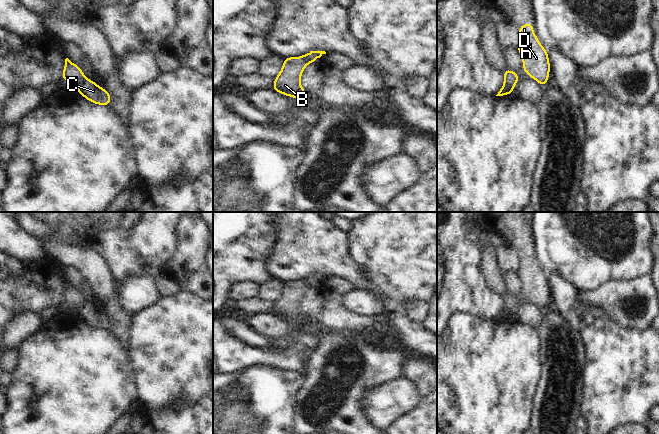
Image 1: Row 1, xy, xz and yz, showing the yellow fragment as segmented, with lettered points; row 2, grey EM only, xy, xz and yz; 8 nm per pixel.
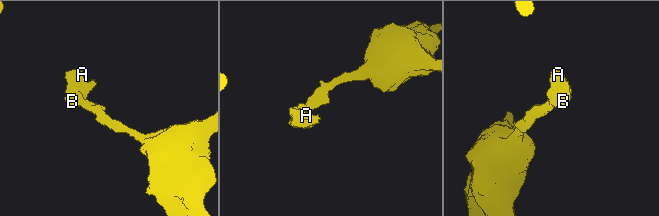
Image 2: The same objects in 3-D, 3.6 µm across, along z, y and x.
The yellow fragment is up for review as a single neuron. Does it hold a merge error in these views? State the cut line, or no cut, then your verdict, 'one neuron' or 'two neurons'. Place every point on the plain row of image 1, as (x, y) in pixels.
xy (84, 304), (78, 315) | two neurons

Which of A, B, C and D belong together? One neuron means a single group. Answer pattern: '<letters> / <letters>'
A B D / C

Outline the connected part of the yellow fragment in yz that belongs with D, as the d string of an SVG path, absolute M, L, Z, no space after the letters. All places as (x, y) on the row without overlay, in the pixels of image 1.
M533 246L519 249L518 276L523 285L524 296L540 309L547 309L550 297L550 286L547 274L540 268L534 254Z

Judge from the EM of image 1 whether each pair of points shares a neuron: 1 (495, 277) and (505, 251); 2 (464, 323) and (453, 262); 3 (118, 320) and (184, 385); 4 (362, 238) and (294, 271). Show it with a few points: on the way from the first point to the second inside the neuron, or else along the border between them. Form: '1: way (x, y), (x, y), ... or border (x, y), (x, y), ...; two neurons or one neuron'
1: border (494, 248), (497, 267), (502, 276); two neurons
2: border (484, 320), (466, 313), (455, 313), (447, 324); two neurons
3: border (132, 315), (129, 329), (128, 353); two neurons
4: border (346, 233), (347, 253), (359, 266); two neurons

